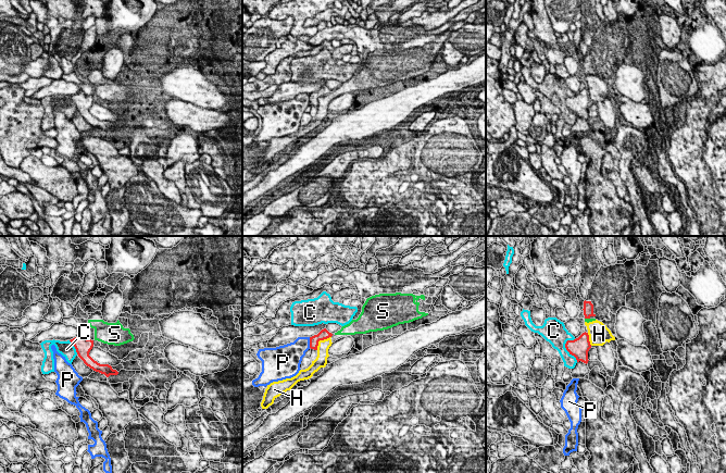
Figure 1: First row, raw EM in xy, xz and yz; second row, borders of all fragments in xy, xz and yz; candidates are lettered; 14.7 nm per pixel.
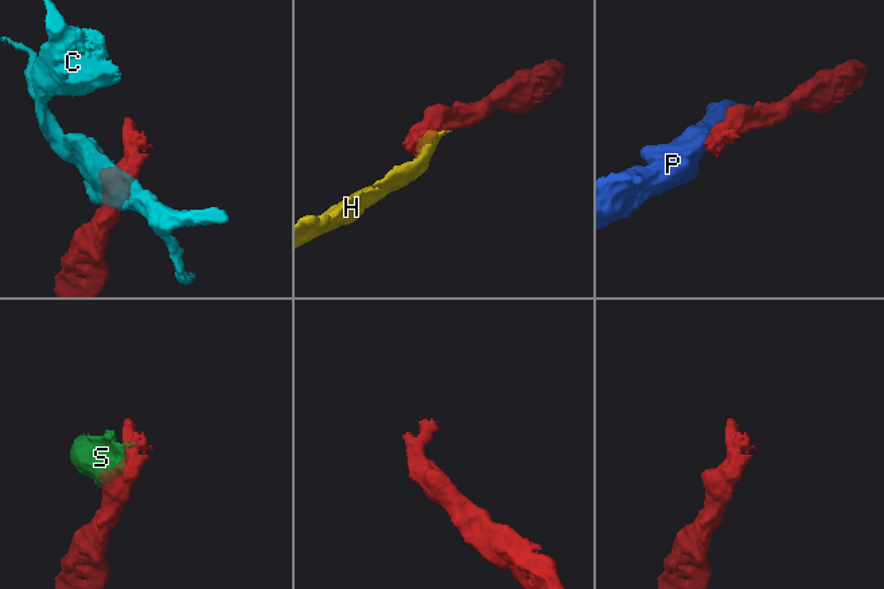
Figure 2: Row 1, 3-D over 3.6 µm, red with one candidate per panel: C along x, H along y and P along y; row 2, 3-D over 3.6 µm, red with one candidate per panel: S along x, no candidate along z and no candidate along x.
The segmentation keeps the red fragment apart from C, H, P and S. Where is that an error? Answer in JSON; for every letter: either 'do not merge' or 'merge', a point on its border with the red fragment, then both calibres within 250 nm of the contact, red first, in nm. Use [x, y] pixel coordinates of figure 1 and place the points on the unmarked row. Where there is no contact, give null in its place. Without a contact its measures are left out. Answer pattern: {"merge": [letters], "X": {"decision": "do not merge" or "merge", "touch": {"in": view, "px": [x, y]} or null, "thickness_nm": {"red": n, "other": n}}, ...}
{"merge": [], "C": {"decision": "do not merge", "touch": {"in": "yz", "px": [567, 107]}, "thickness_nm": {"red": 280, "other": 280}}, "H": {"decision": "do not merge", "touch": {"in": "xz", "px": [321, 96]}, "thickness_nm": {"red": 160, "other": 170}}, "P": {"decision": "do not merge", "touch": {"in": "xz", "px": [310, 99]}, "thickness_nm": {"red": 160, "other": 280}}, "S": {"decision": "do not merge", "touch": {"in": "yz", "px": [587, 74]}, "thickness_nm": {"red": 160, "other": 60}}}

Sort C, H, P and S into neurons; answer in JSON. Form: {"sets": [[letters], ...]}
{"sets": [["C"], ["H", "S"], ["P"]]}

